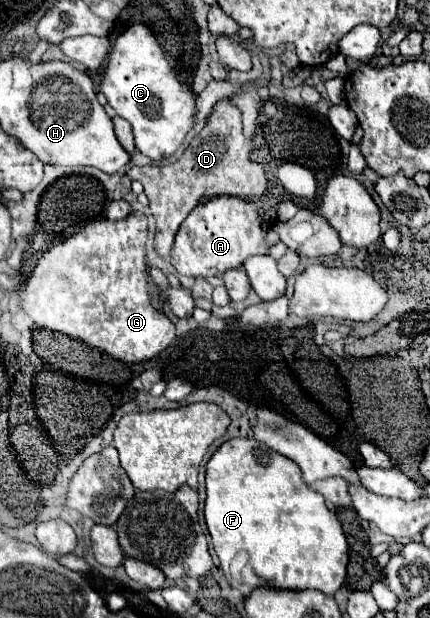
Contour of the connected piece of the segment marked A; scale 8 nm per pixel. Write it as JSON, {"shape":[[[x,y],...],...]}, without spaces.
{"shape":[[[218,195],[198,203],[198,207],[190,211],[190,215],[182,221],[170,257],[180,275],[212,277],[224,275],[228,269],[244,265],[244,261],[252,255],[268,255],[270,247],[278,241],[280,237],[276,235],[276,231],[262,229],[260,215],[254,203],[240,197]]]}

